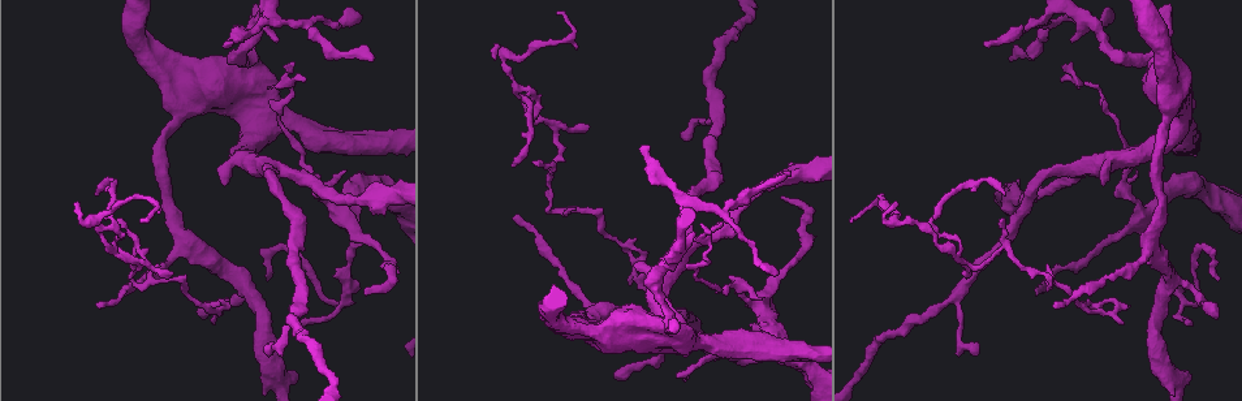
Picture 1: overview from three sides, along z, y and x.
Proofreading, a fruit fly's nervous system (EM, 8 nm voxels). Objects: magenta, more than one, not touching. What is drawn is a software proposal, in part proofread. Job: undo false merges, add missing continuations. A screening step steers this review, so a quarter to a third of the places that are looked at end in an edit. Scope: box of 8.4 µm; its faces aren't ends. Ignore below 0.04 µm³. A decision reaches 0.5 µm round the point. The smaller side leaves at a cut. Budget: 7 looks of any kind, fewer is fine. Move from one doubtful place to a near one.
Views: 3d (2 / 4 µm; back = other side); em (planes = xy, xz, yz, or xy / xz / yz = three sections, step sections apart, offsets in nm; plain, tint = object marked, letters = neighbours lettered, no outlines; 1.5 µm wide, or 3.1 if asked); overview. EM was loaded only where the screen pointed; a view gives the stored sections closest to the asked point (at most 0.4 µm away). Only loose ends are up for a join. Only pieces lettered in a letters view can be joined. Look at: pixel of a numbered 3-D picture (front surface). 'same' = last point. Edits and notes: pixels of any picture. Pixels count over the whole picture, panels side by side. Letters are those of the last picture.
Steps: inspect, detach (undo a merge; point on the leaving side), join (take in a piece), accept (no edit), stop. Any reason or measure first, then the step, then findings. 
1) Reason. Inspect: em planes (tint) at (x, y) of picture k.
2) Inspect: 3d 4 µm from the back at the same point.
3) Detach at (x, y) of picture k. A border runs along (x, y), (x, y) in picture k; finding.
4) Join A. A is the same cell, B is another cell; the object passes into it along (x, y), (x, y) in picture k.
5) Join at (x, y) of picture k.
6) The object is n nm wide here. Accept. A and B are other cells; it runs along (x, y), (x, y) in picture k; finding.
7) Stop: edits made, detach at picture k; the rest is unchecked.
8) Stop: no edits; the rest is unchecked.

Thin end. Inspect: em yz step 4 (tint) at (782, 199) of picture 1.

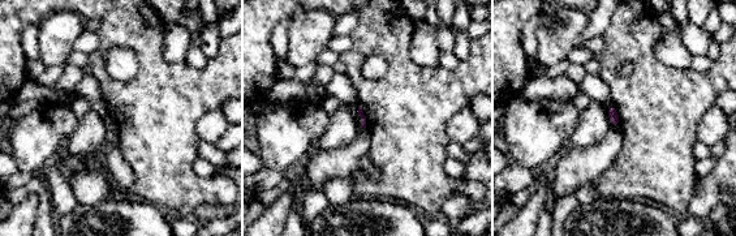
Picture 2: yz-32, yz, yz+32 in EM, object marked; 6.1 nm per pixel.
Inspect: em planes (letters) at the same point.

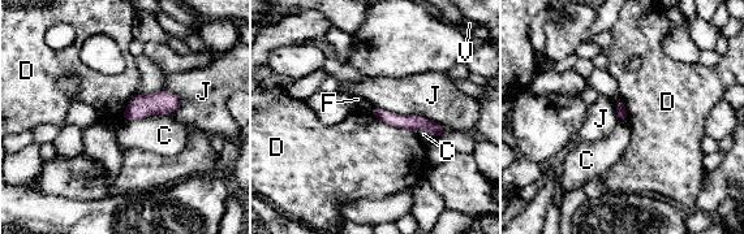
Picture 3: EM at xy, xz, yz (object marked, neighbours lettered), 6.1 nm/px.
Accept. C, D, F, J and V are other cells; a border runs along (368, 112), (385, 122), (413, 131) in picture 3; no lettered piece goes on from it.

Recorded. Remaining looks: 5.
Sharp bend. Inspect: em xz step 8 (tint) at (1118, 56) of picture 1.

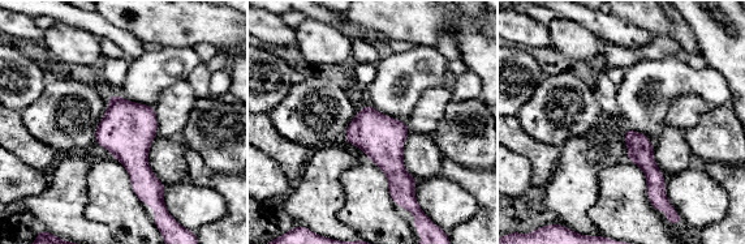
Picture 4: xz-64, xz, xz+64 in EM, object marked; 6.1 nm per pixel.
Inspect: em planes (tint) at the same point.

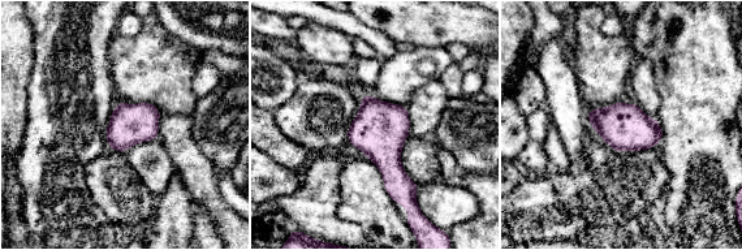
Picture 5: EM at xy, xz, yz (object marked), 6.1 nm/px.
Inspect: em planes (letters) at the same point.

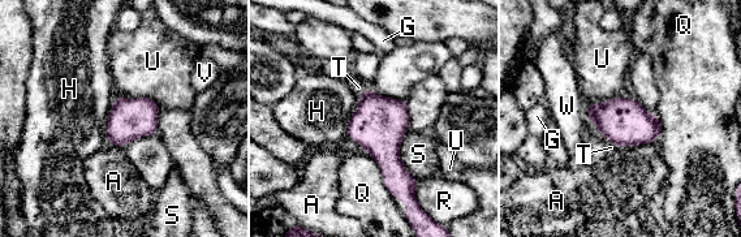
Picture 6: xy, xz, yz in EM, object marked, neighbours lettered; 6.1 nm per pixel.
Accept. A, G, H, Q, R, S, T, U, V and W are other cells; all the same neuron.

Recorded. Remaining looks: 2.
Inspect: em xz step 4 (letters) at (998, 251) of picture 1.

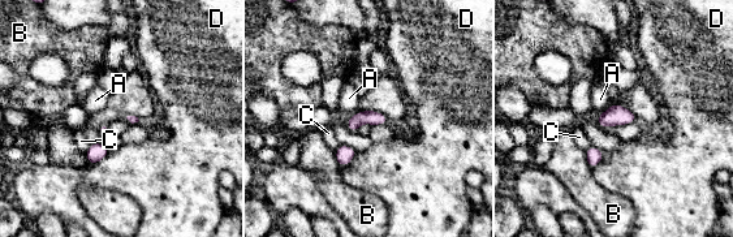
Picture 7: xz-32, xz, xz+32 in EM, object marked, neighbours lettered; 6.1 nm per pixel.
Accept. A, B, C and D are other cells; one neuron here.

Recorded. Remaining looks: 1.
Stop: no edits; the rest is unchecked.

